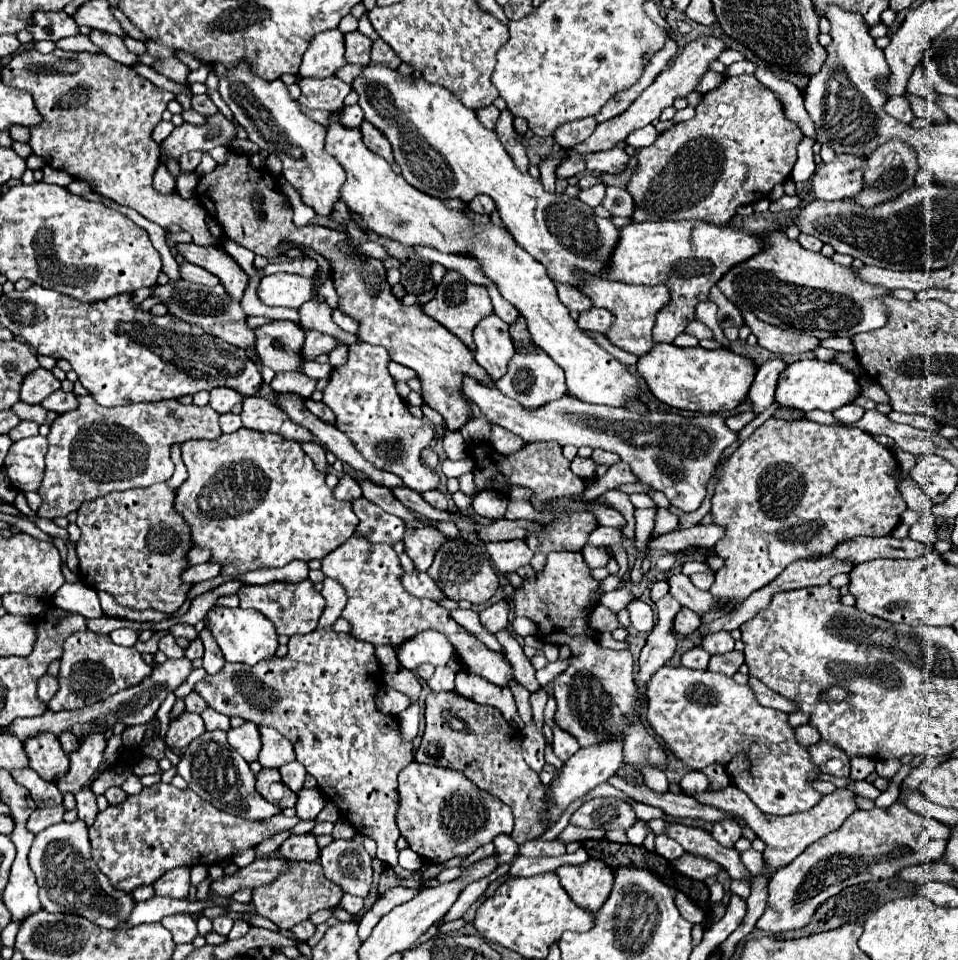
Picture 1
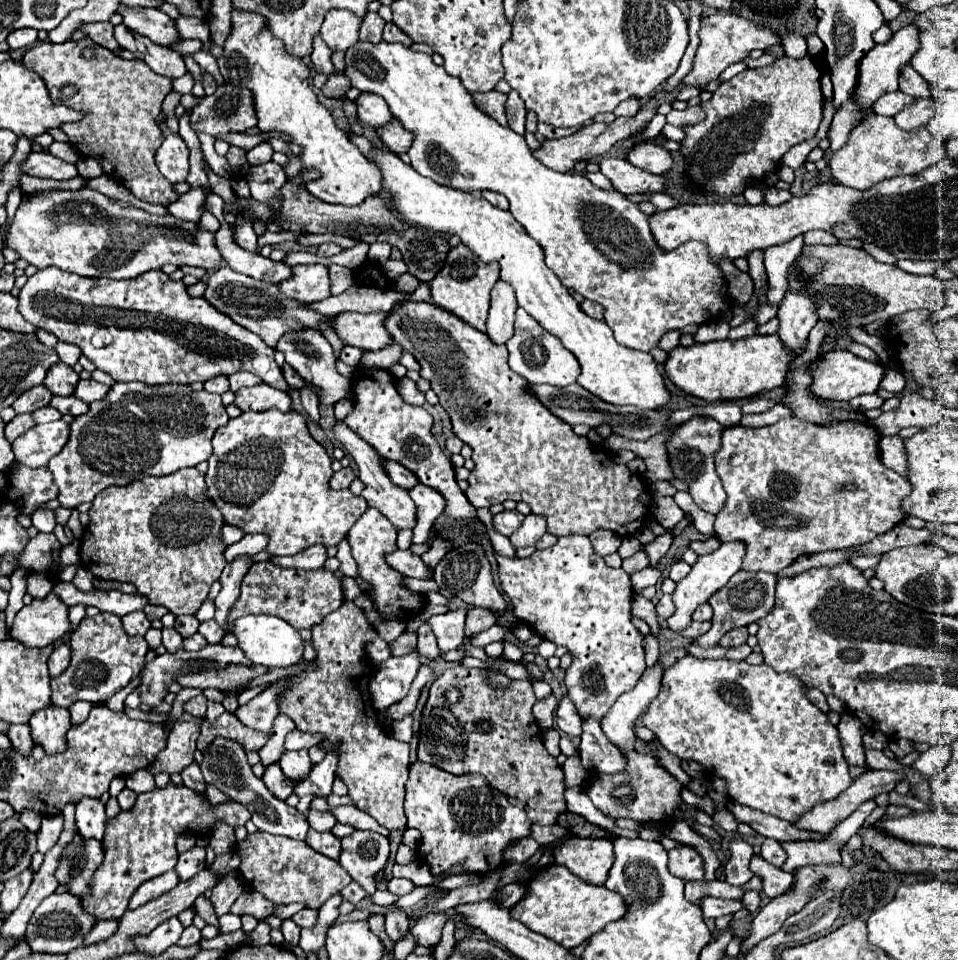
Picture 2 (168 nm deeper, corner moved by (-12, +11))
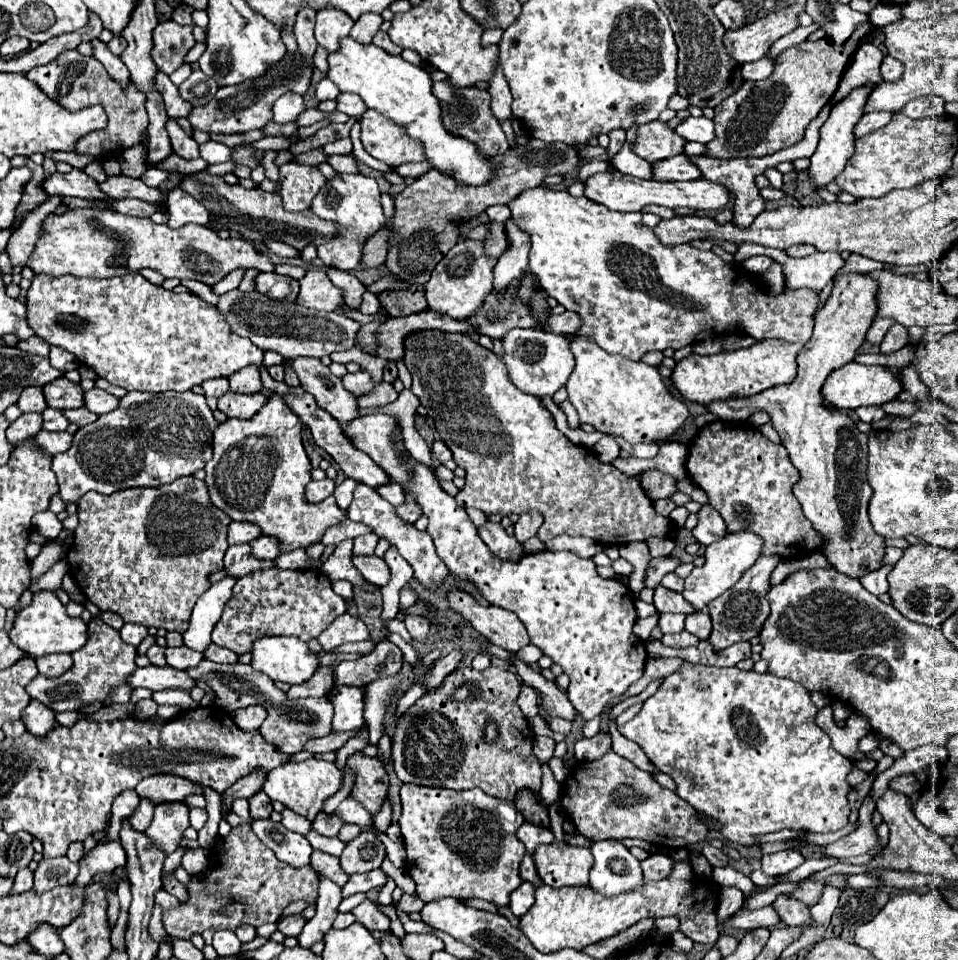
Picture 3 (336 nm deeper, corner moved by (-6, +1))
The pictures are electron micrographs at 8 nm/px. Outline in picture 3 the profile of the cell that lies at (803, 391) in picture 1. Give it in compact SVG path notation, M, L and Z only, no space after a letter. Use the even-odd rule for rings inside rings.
M848 362L842 368L834 370L822 386L824 402L840 410L856 410L858 406L880 406L888 400L894 400L900 392L902 384L888 370L884 370L884 366L862 366L856 362Z

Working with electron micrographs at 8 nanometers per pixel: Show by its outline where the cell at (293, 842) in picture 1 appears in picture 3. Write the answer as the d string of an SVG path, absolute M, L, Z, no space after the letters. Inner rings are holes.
M314 850L312 856L310 856L310 866L316 868L322 876L330 878L332 882L336 882L338 886L344 886L348 882L350 876L346 876L346 872L342 872L340 868L340 860L336 856L330 856L326 852L320 852L320 850Z

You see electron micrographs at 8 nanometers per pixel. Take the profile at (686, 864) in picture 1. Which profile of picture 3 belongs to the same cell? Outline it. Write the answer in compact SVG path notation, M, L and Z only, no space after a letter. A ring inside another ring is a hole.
M652 854L646 860L642 860L642 870L646 872L646 880L658 882L672 874L674 860L668 854Z

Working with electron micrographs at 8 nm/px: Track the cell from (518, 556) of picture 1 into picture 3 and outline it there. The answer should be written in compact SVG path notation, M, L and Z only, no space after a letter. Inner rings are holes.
M528 512L528 514L522 514L520 520L514 524L514 538L524 544L528 538L536 536L538 528L542 526L542 516L538 512Z

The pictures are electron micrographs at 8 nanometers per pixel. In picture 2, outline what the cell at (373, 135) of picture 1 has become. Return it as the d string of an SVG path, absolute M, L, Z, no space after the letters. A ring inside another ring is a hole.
M362 92L354 102L356 102L358 118L360 118L364 124L370 124L372 128L384 126L384 124L390 122L390 118L392 118L392 114L390 114L390 110L388 110L388 104L386 104L378 94Z

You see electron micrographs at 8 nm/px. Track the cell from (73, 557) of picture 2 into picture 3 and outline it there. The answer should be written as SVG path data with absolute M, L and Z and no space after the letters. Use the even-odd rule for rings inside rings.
M40 590L34 594L32 604L26 606L14 620L12 630L8 632L10 640L28 656L38 658L56 652L74 652L86 644L86 624L82 618L70 618L64 604L58 600L56 592Z

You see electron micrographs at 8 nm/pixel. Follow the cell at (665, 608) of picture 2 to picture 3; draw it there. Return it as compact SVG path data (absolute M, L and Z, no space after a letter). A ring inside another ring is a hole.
M666 612L666 614L660 614L660 622L658 622L658 626L660 626L660 630L664 632L664 634L668 634L668 632L682 632L684 630L684 614L670 614L670 612Z

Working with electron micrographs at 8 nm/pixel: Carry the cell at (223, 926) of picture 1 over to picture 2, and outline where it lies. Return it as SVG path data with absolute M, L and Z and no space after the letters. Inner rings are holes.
M224 914L220 918L220 932L226 934L226 932L234 932L234 930L240 930L240 916Z

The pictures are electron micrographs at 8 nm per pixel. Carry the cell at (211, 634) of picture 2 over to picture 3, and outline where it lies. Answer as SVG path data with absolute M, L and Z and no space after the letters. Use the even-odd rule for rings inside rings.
M210 644L210 646L204 650L204 658L206 658L206 660L212 660L212 662L228 662L228 664L232 664L232 662L238 660L236 654L232 654L230 650L226 650L226 648L222 648L222 646L216 646L216 644Z

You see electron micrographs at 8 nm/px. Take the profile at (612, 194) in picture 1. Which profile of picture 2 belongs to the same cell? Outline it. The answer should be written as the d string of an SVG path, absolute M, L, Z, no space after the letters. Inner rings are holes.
M648 194L650 196L650 202L658 208L658 210L668 210L668 208L674 208L678 204L676 198L668 196L668 194Z

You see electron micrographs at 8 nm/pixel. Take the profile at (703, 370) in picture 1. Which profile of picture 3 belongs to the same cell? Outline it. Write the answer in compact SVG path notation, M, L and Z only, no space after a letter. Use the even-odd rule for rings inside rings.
M762 340L750 348L720 352L712 356L698 356L692 354L680 360L672 370L672 384L676 390L698 404L710 404L714 400L728 400L728 398L746 398L754 396L766 388L790 384L796 378L796 356L804 344L800 342L786 342L786 340Z

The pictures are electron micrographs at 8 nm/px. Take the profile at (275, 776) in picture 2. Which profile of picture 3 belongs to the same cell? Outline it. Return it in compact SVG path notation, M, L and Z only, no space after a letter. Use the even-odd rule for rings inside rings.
M264 790L256 792L254 796L250 796L248 802L250 802L250 814L252 814L252 818L270 818L270 814L274 812L272 800L270 800L270 796Z

